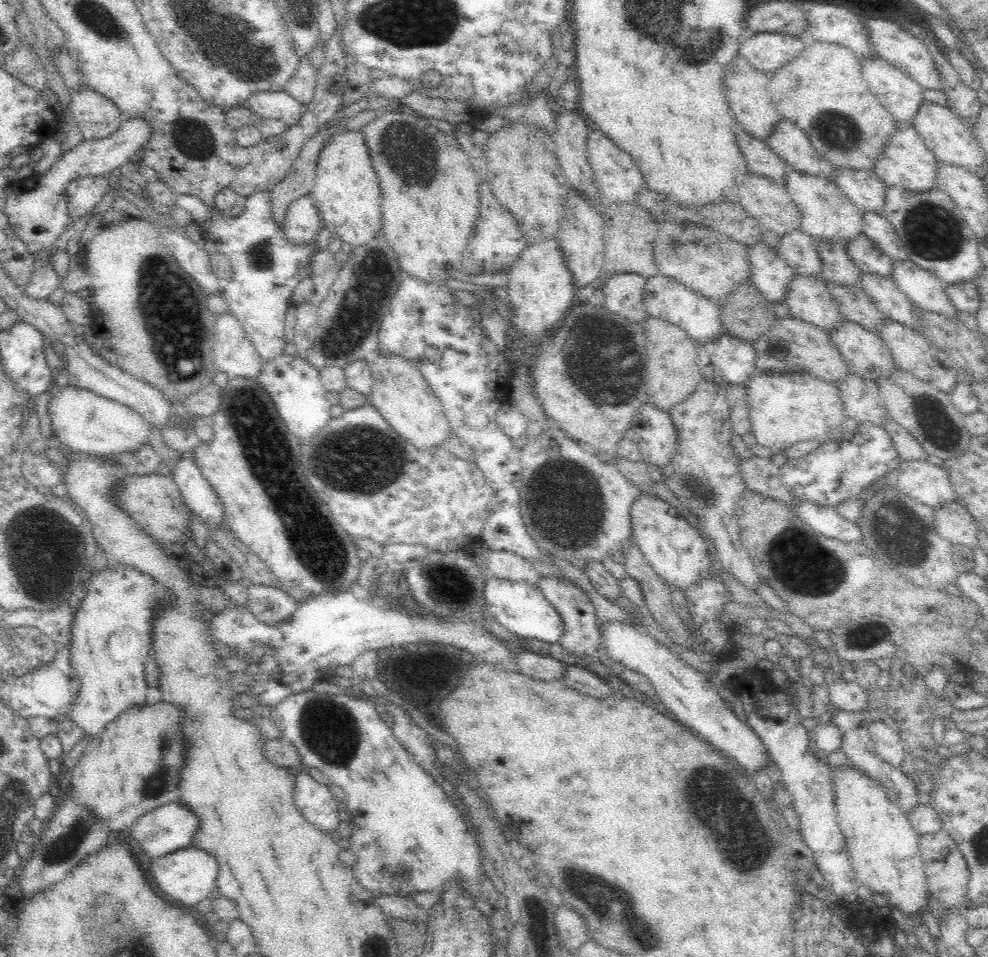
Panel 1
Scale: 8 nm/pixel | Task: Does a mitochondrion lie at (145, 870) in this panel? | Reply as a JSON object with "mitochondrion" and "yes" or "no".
{"mitochondrion":"no"}

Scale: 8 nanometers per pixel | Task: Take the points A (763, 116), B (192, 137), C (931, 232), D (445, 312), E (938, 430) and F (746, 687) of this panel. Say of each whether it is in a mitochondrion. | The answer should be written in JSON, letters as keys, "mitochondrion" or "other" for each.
{"A":"other","B":"mitochondrion","C":"mitochondrion","D":"other","E":"mitochondrion","F":"other"}

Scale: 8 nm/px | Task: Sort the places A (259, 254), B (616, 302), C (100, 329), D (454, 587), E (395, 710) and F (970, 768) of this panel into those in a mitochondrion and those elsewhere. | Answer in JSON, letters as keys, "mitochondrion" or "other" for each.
{"A":"mitochondrion","B":"other","C":"other","D":"mitochondrion","E":"other","F":"other"}

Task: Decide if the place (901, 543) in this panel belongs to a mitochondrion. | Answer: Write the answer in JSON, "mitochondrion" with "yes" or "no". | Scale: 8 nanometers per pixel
{"mitochondrion":"yes"}

